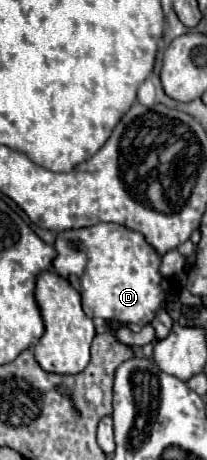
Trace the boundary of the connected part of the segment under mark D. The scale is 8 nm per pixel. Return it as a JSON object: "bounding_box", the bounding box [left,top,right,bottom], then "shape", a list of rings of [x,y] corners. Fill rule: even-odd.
{"bounding_box":[53,223,171,325],"shape":[[[97,223],[85,229],[69,229],[57,235],[57,257],[53,269],[71,281],[83,295],[83,311],[95,319],[115,321],[119,325],[147,325],[165,309],[165,297],[171,281],[159,271],[161,255],[145,241],[139,231],[117,223]]]}

